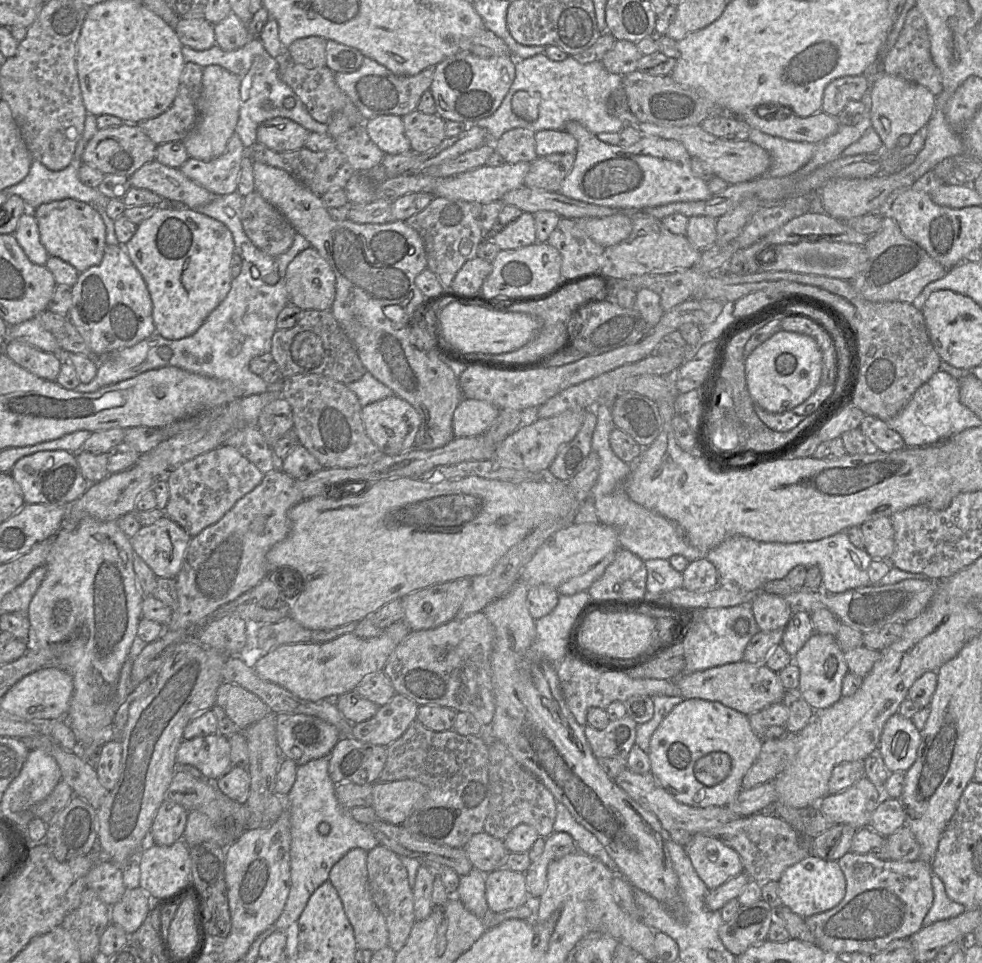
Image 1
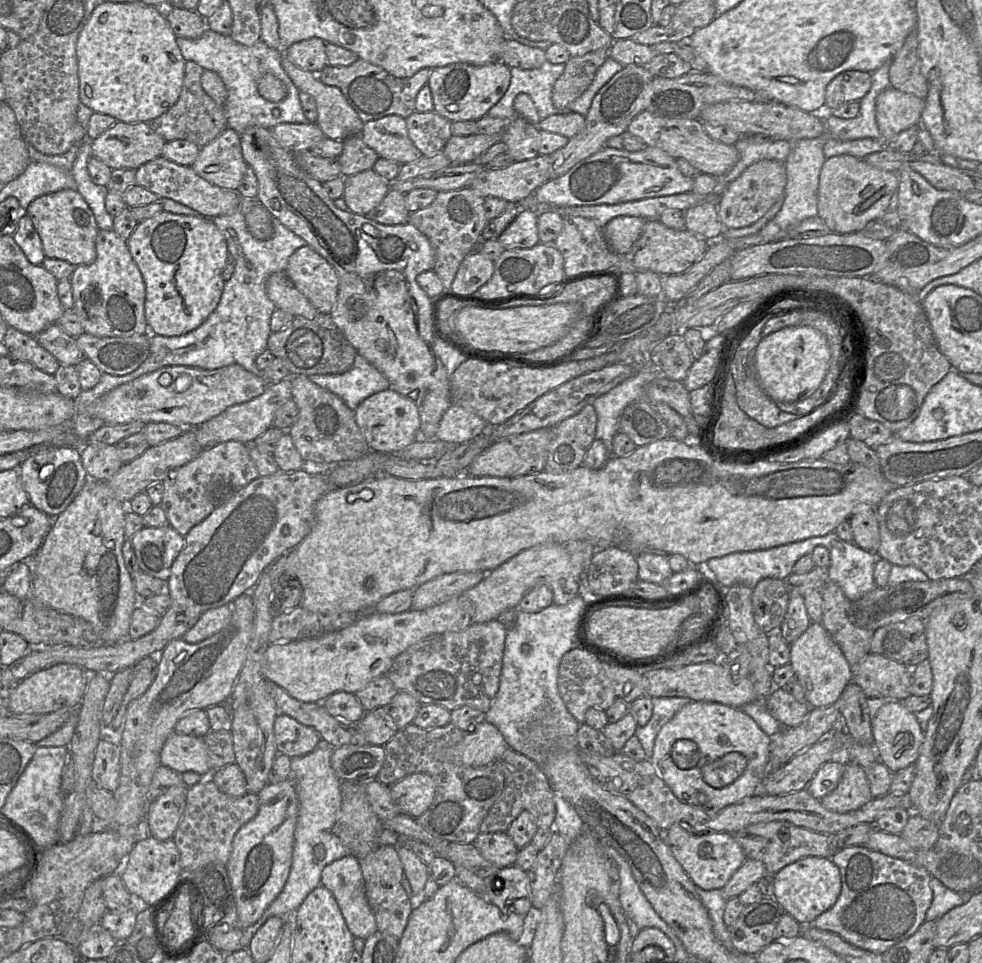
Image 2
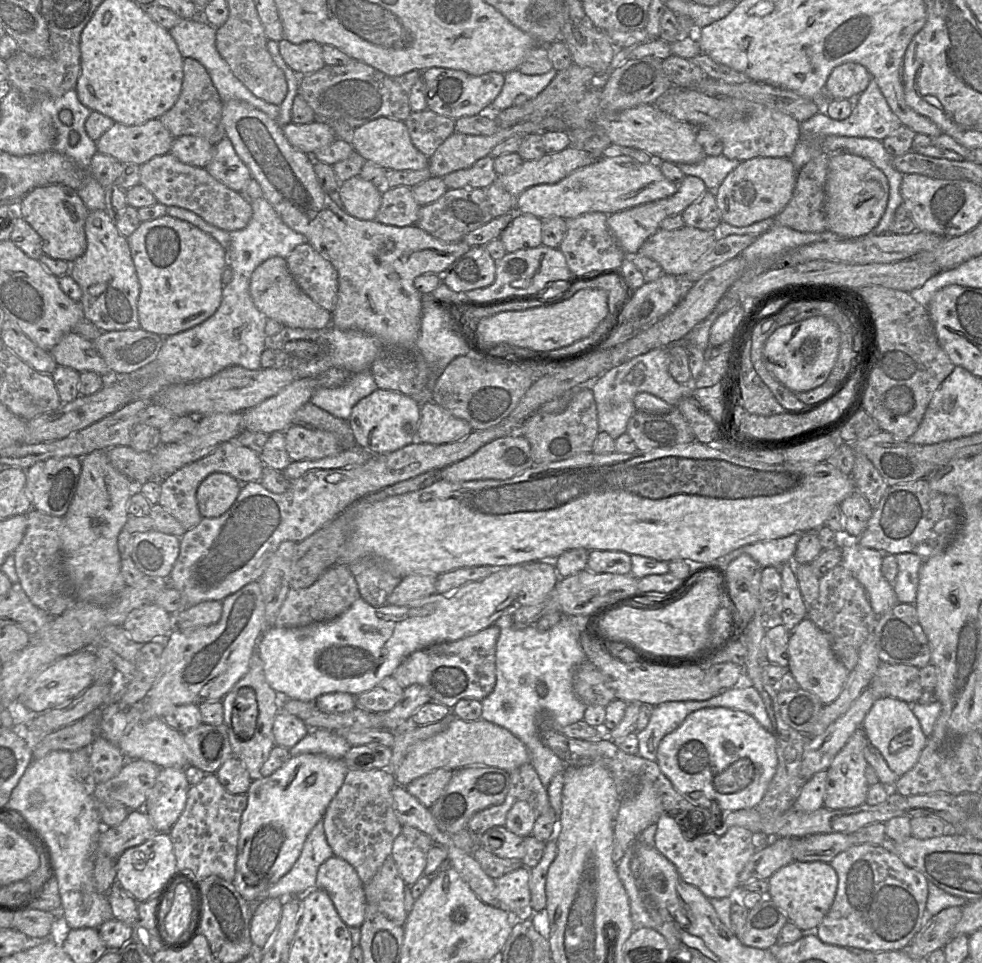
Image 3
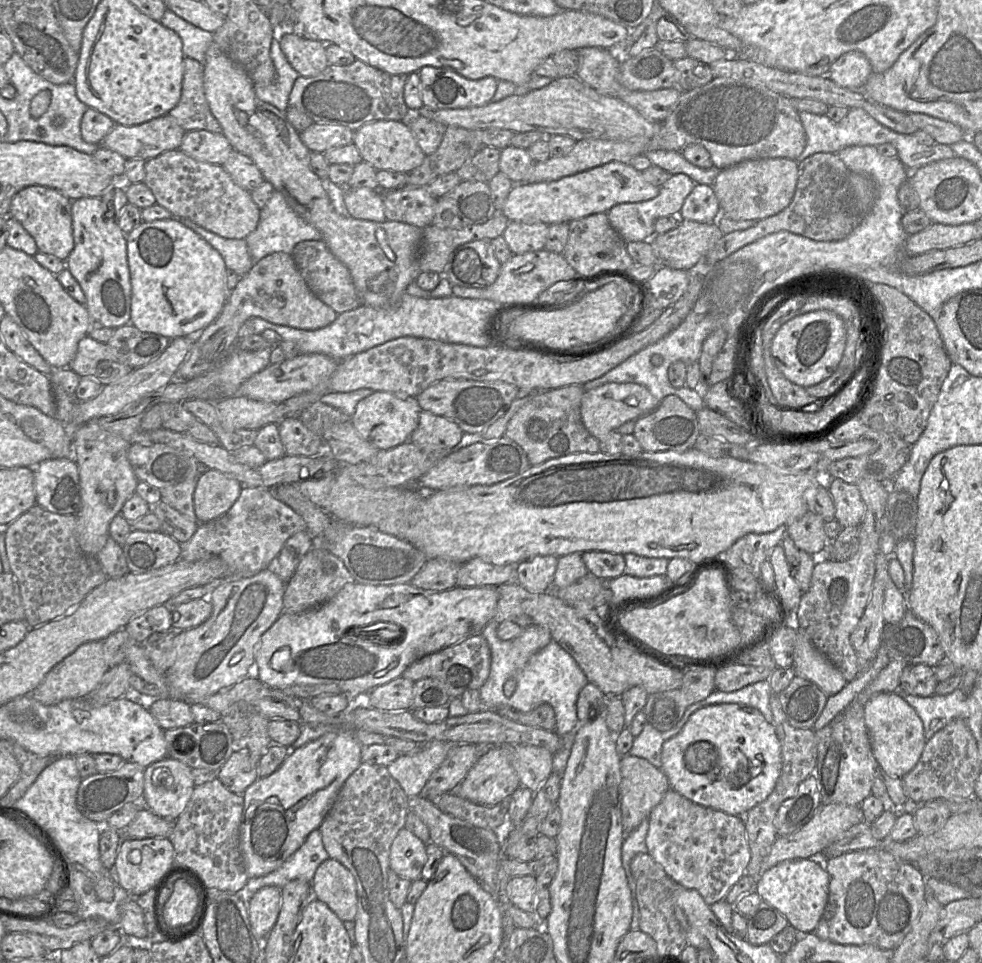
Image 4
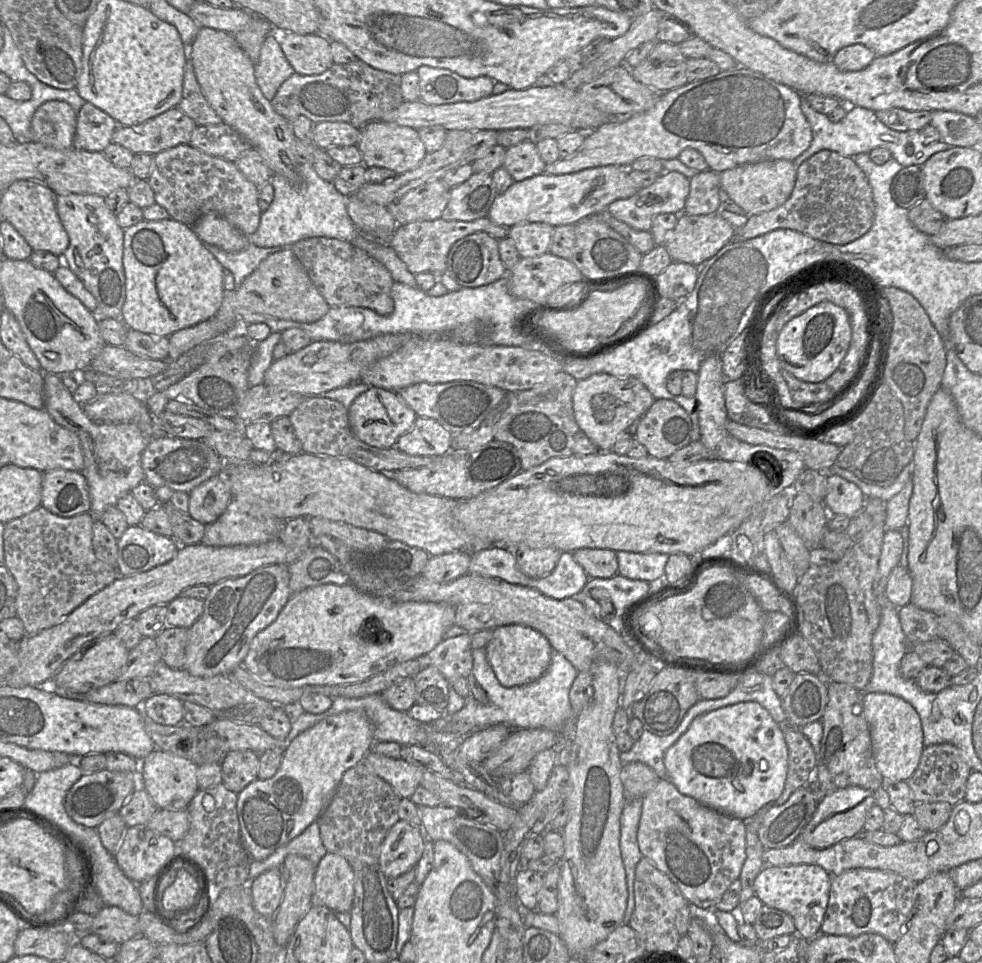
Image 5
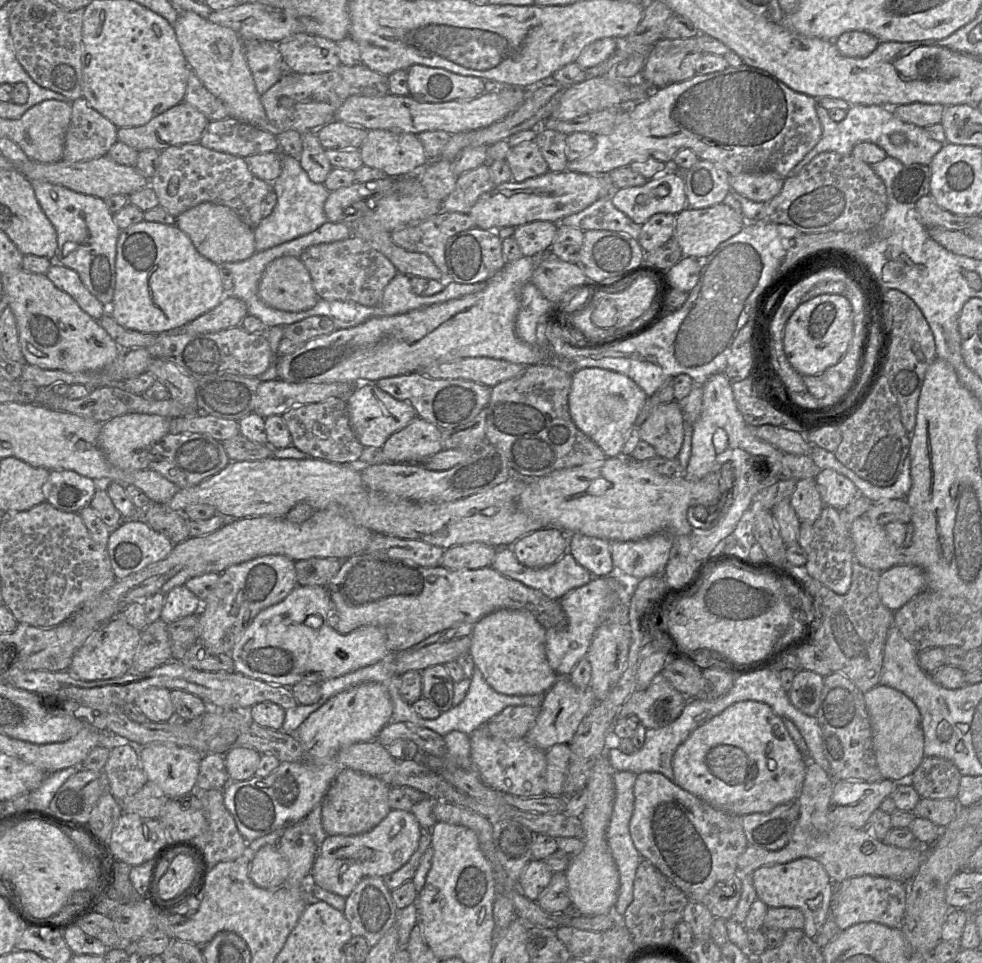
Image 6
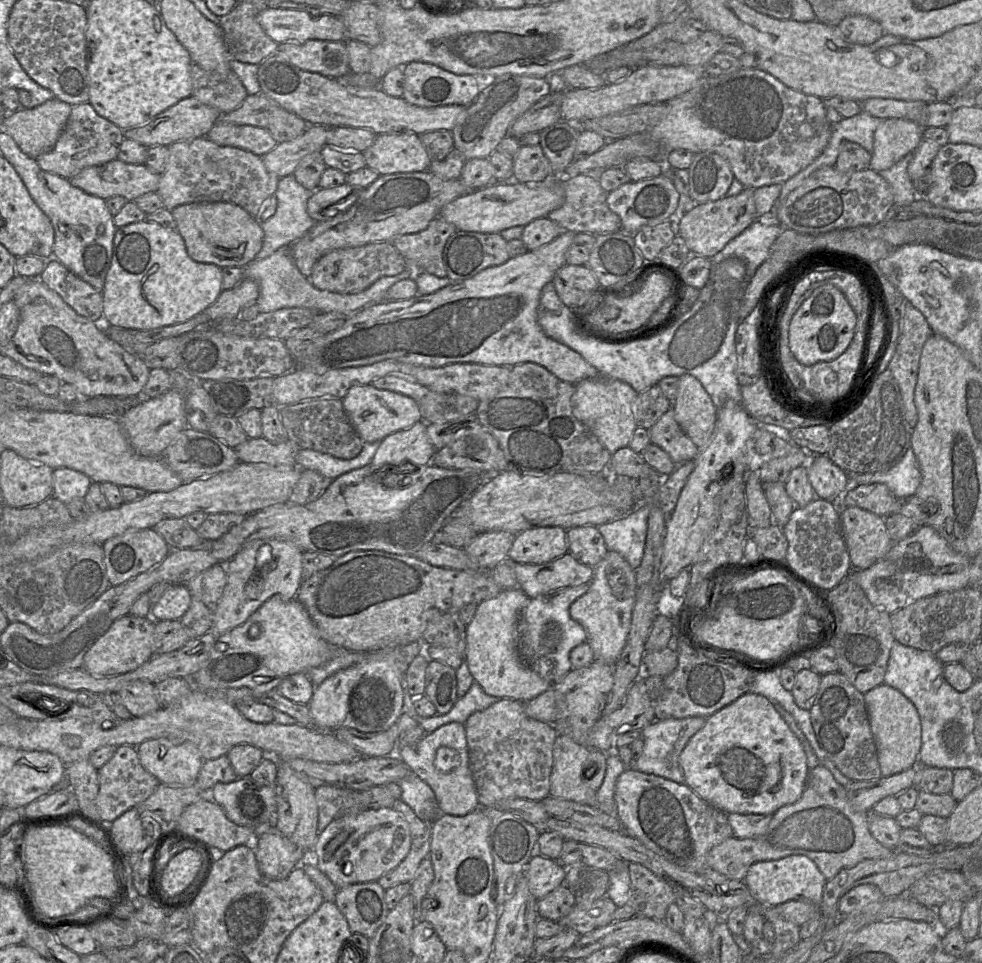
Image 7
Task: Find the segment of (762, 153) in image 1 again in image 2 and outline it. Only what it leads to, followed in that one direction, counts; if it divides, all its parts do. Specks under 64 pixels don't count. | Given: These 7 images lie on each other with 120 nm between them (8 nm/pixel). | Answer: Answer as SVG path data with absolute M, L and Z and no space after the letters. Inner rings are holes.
M644 110L631 121L627 132L642 139L647 146L660 148L675 159L685 159L701 173L711 176L724 175L739 159L735 146L712 139L700 119L665 118Z

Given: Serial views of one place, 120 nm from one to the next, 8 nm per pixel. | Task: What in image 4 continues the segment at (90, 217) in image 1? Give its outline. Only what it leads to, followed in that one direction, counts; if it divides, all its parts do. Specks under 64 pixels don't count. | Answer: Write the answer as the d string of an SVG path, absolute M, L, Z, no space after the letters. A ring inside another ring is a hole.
M33 185L15 194L10 204L9 215L34 238L38 252L66 261L74 248L71 207L72 200L57 190Z

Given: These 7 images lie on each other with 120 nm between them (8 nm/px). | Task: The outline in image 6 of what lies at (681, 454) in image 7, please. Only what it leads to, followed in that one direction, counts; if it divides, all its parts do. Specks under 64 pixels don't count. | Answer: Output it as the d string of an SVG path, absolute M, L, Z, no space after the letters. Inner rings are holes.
M677 401L656 407L639 427L640 439L654 447L657 456L676 458L684 440L684 414Z

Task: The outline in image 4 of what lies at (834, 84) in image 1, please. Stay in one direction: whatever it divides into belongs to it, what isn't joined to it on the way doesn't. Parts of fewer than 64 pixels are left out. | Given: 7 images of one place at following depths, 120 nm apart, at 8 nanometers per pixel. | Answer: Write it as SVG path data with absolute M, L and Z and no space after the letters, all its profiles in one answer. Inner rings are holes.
M853 50L834 61L827 76L841 87L861 90L872 73L868 58L862 52Z

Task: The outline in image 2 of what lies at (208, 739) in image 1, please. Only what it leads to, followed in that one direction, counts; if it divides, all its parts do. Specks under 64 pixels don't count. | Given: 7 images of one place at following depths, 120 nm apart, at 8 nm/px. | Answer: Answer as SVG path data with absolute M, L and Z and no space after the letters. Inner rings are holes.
M173 732L166 739L161 752L160 763L178 773L196 772L210 776L208 750L203 737Z

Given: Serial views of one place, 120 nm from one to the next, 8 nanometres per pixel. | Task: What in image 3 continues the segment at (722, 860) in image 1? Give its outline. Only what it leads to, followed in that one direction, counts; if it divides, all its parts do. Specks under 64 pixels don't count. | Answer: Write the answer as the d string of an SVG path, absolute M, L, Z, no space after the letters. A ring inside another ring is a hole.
M663 813L656 825L654 847L674 864L683 881L698 888L708 899L737 896L740 887L739 874L758 849L758 837L755 834L745 827L732 826L723 834L709 832L695 835L702 833L704 830L696 829L691 820L679 820L673 814L668 813Z

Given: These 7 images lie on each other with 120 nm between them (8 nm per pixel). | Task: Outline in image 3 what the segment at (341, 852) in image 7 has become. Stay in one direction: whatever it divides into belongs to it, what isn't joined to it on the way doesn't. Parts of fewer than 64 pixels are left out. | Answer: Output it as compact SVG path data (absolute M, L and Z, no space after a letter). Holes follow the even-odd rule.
M400 834L395 838L391 857L407 886L411 887L423 875L426 866L426 853L404 835ZM332 856L317 871L316 888L324 890L347 927L359 928L365 916L366 899L356 870L347 861Z

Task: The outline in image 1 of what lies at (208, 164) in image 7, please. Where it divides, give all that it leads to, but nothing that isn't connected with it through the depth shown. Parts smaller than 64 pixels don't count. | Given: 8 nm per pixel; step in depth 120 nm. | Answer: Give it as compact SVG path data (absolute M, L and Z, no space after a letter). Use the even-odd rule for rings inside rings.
M157 160L143 165L129 180L132 187L149 190L167 202L188 209L198 209L216 197L187 178L180 169L165 166Z

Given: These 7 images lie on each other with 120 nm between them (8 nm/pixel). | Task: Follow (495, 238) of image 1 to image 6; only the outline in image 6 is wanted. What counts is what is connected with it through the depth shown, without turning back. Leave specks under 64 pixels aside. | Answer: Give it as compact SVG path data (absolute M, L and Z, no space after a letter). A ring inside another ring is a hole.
M537 220L517 226L512 237L523 256L534 256L549 253L556 233L557 223Z

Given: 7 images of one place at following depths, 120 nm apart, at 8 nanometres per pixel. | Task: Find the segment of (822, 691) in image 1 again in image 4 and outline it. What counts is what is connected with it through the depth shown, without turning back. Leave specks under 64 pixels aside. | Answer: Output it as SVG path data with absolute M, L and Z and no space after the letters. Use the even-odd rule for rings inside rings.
M801 631L796 639L793 657L795 674L815 683L828 697L840 692L848 683L841 671Z

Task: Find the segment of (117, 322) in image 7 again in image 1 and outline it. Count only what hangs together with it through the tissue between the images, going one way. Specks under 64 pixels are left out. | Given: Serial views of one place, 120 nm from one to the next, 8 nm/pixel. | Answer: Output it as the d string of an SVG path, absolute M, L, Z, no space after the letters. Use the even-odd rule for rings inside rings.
M167 204L158 206L150 217L137 225L136 233L125 245L125 249L131 261L142 275L150 293L153 305L152 317L156 328L155 334L159 334L166 339L179 340L193 335L202 326L210 313L220 305L230 291L231 282L233 280L231 276L231 260L235 253L232 233L223 223L201 214L197 209L175 208L170 207Z

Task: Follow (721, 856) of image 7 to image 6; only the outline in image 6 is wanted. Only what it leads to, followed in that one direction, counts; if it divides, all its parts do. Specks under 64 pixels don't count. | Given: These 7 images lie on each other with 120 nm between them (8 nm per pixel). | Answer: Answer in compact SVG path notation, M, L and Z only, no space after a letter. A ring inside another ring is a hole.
M809 761L803 786L796 798L800 806L800 815L788 844L780 850L769 851L756 846L748 845L745 851L738 857L737 874L751 876L752 873L765 865L776 865L791 862L793 860L809 857L817 860L825 869L834 884L863 875L888 877L903 882L909 882L918 872L920 866L927 860L931 846L923 846L916 849L901 849L887 845L877 840L864 828L853 828L845 824L837 824L829 818L829 804L833 792L835 780L824 771L817 763Z

